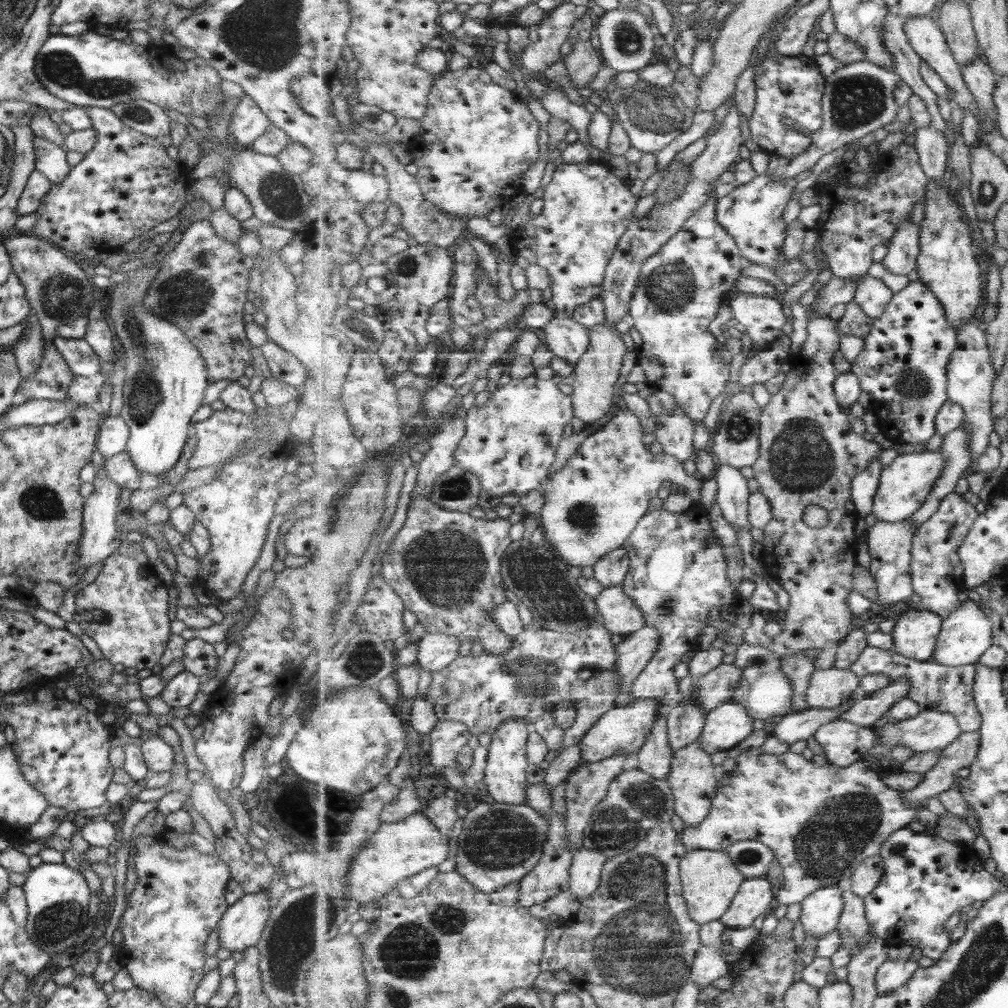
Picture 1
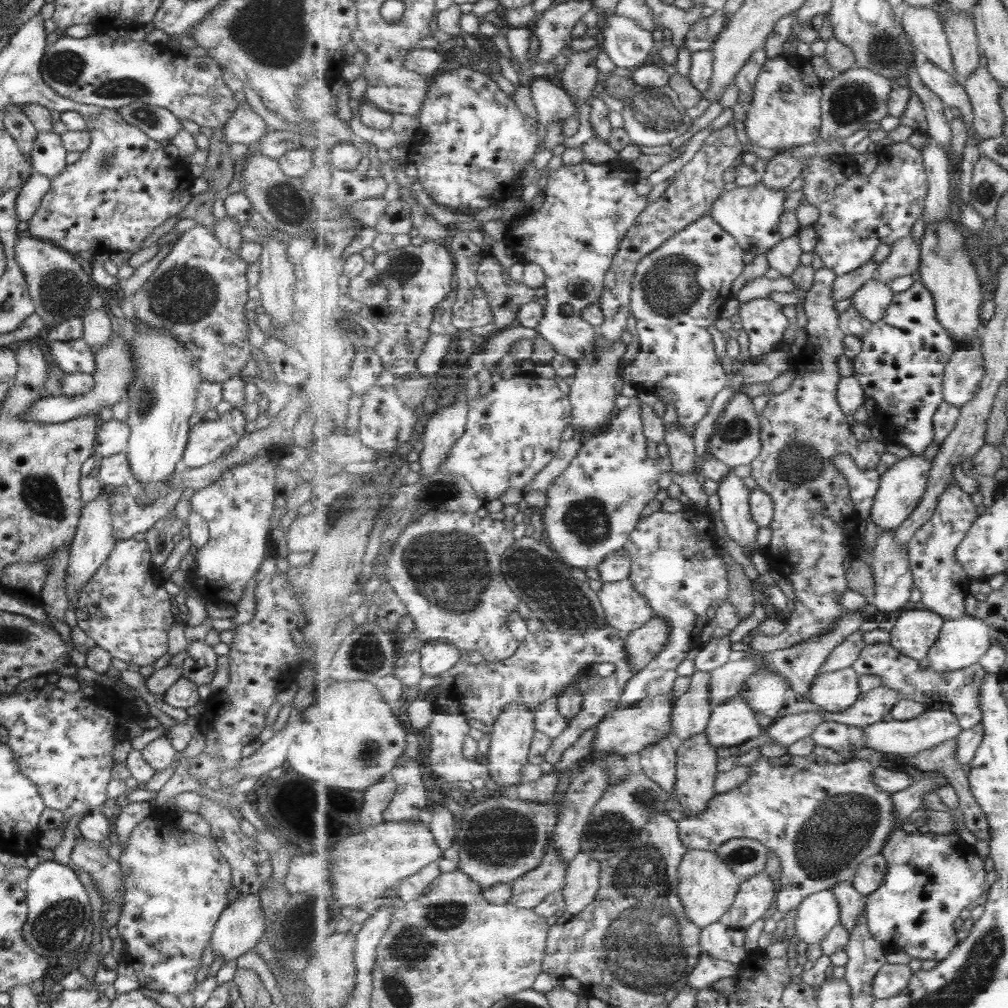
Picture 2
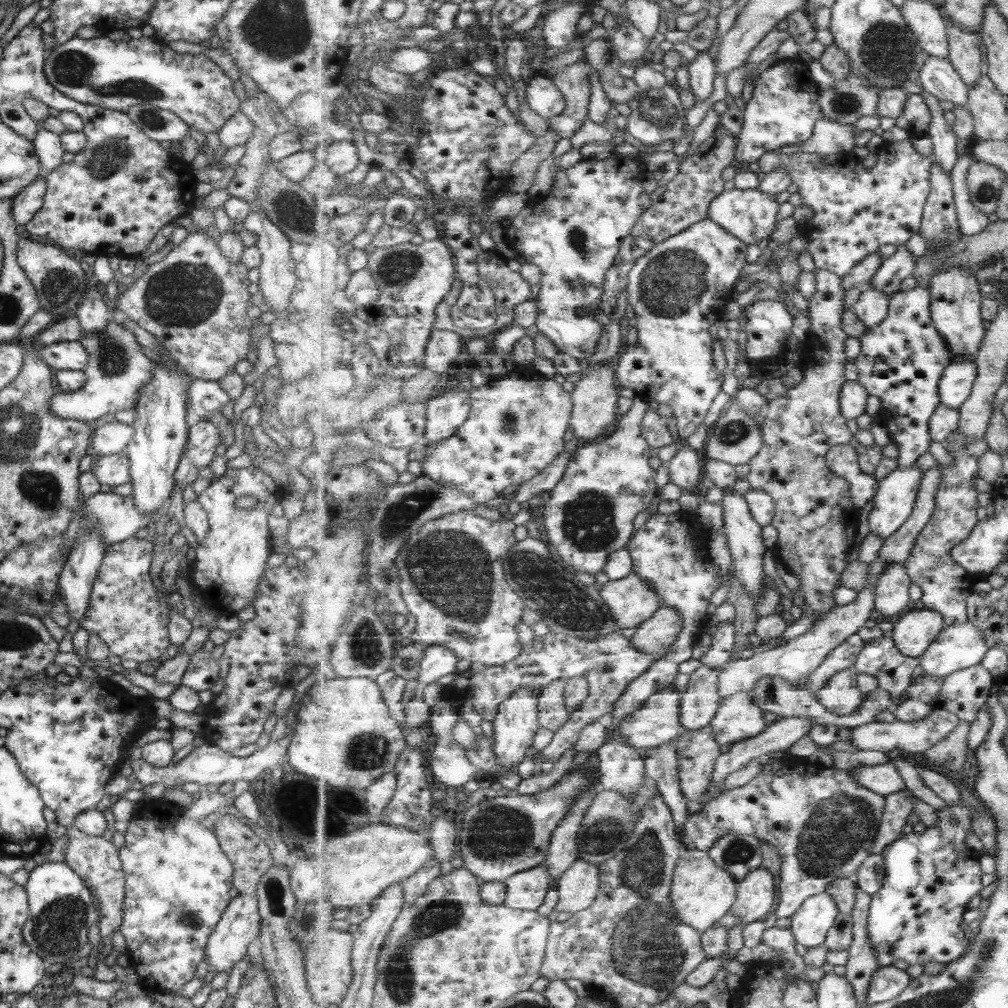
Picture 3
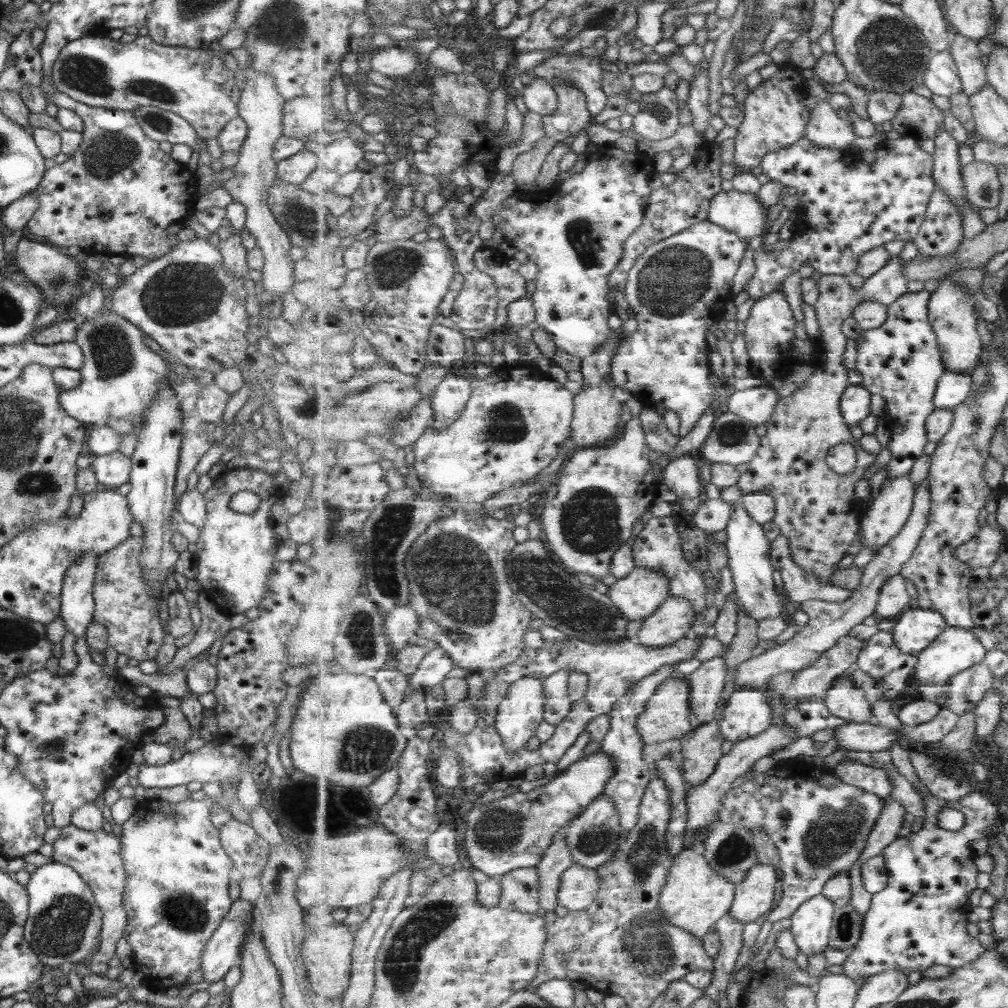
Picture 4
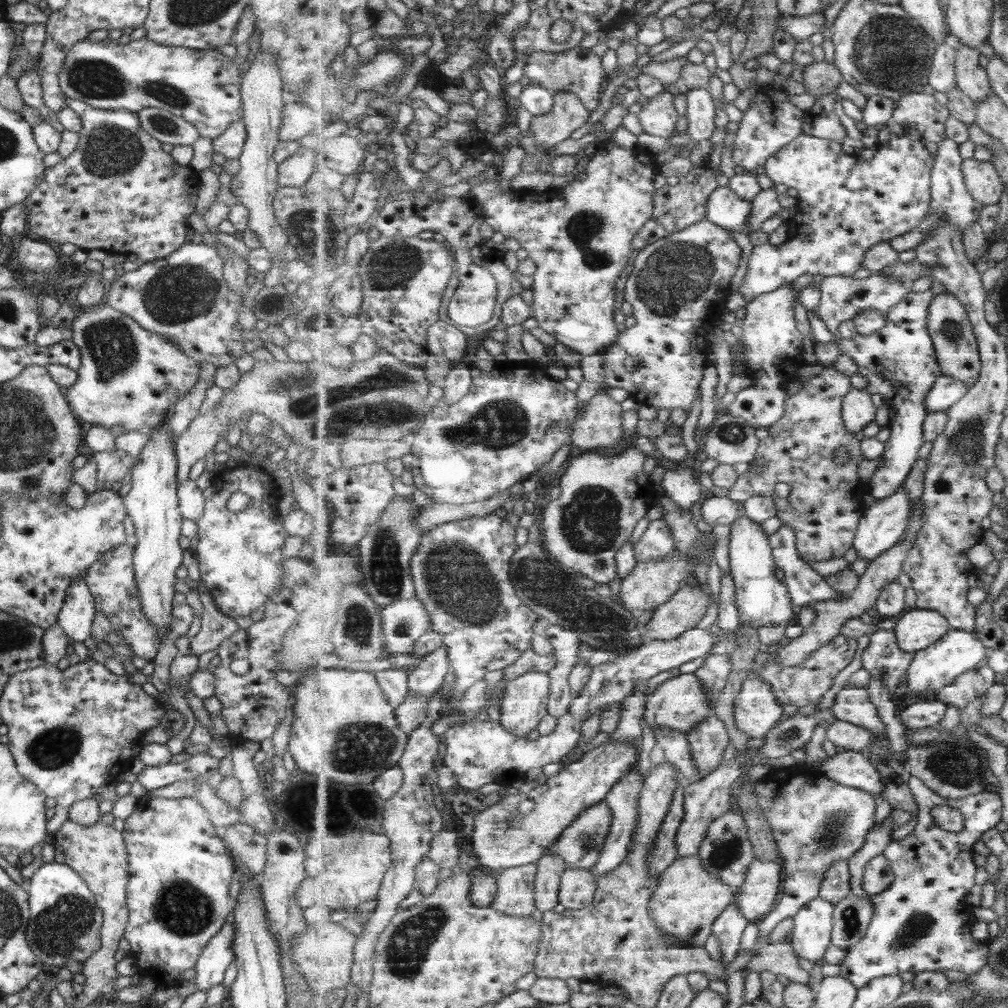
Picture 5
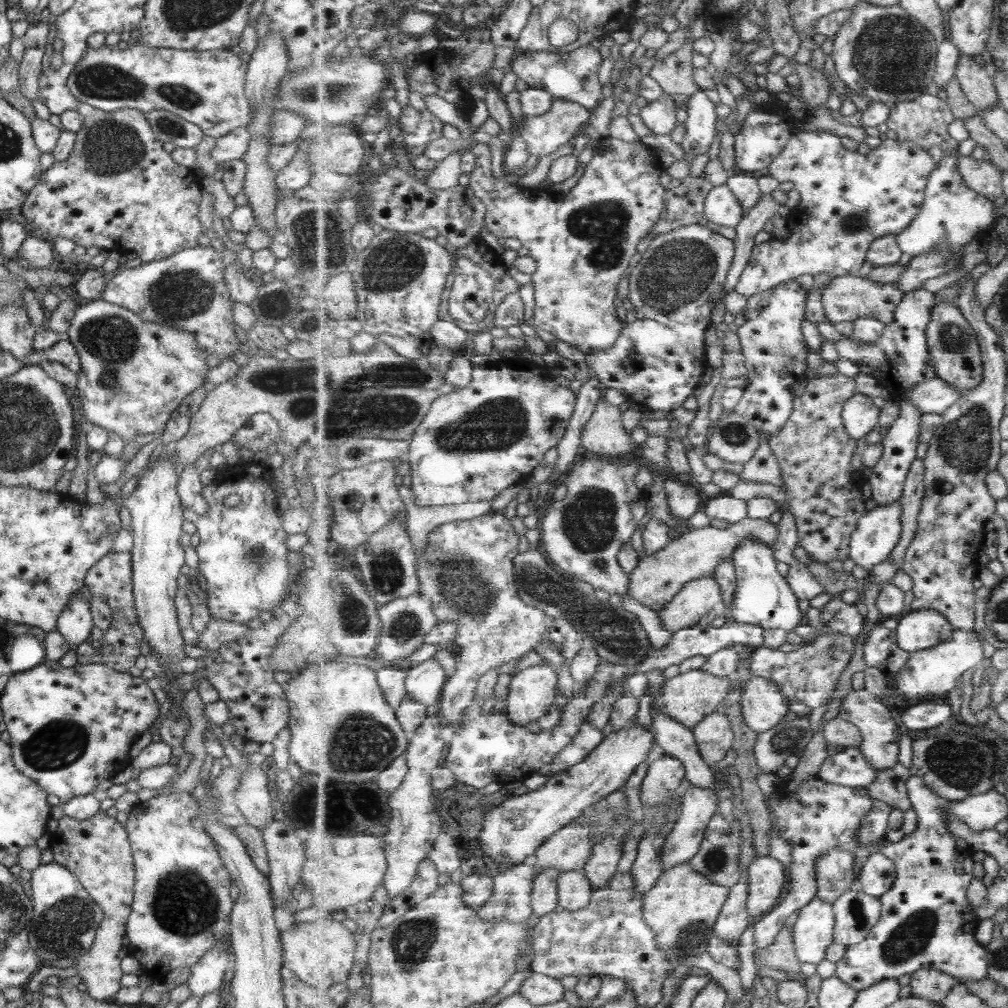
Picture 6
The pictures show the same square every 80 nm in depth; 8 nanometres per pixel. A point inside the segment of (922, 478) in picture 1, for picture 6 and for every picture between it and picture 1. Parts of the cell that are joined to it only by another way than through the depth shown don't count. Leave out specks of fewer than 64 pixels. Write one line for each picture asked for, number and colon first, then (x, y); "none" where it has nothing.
2: (902, 486)
3: (895, 500)
4: (890, 510)
5: (883, 524)
6: (879, 531)

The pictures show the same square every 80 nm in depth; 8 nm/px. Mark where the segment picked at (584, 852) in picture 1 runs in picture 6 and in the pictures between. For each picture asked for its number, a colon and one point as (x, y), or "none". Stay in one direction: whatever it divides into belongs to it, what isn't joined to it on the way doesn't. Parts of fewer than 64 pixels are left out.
2: (583, 873)
3: (579, 887)
4: (580, 886)
5: (578, 886)
6: (575, 892)

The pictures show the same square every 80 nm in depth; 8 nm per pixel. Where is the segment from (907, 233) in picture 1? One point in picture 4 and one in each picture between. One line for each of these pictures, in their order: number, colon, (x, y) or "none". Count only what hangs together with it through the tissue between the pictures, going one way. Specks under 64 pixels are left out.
2: (905, 258)
3: (895, 268)
4: (816, 510)

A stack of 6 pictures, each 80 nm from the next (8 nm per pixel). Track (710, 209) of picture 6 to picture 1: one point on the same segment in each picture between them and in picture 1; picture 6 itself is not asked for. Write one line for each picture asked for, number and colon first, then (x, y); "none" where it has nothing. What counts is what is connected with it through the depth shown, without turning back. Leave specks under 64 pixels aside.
1: (754, 212)
2: (752, 214)
3: (749, 214)
4: (741, 213)
5: (725, 207)

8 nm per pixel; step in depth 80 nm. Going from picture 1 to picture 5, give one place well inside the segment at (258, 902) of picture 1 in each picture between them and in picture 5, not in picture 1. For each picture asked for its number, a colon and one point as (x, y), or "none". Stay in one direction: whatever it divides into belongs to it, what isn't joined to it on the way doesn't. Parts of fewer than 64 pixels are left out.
2: (239, 928)
3: (238, 926)
4: (221, 952)
5: (217, 955)

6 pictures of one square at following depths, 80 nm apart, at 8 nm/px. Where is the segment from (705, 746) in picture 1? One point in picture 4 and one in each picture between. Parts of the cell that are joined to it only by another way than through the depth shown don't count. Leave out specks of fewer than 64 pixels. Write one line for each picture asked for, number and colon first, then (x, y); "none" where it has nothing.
2: (732, 723)
3: (739, 717)
4: (748, 713)

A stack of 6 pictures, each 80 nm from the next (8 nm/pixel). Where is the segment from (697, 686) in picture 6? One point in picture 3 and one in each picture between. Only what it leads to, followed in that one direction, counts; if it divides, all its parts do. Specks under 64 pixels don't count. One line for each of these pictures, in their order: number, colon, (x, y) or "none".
3: (657, 722)
4: (668, 714)
5: (680, 703)

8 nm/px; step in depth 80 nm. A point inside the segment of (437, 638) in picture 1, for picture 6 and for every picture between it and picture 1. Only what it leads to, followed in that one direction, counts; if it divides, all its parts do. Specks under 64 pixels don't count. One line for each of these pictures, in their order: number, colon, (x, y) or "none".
2: (437, 657)
3: (438, 661)
4: (433, 670)
5: (427, 678)
6: (425, 683)

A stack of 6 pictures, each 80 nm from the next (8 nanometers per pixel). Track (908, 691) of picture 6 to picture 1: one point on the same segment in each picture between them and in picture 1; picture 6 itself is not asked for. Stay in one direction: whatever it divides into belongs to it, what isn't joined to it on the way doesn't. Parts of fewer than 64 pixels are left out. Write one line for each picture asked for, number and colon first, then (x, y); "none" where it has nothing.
1: (967, 634)
2: (962, 643)
3: (960, 646)
4: (957, 649)
5: (938, 665)

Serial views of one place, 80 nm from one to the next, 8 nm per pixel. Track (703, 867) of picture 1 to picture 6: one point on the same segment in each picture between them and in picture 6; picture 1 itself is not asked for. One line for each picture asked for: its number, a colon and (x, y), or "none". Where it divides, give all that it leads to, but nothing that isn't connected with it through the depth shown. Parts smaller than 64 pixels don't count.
2: (708, 887)
3: (703, 892)
4: (695, 898)
5: (689, 900)
6: (683, 908)

